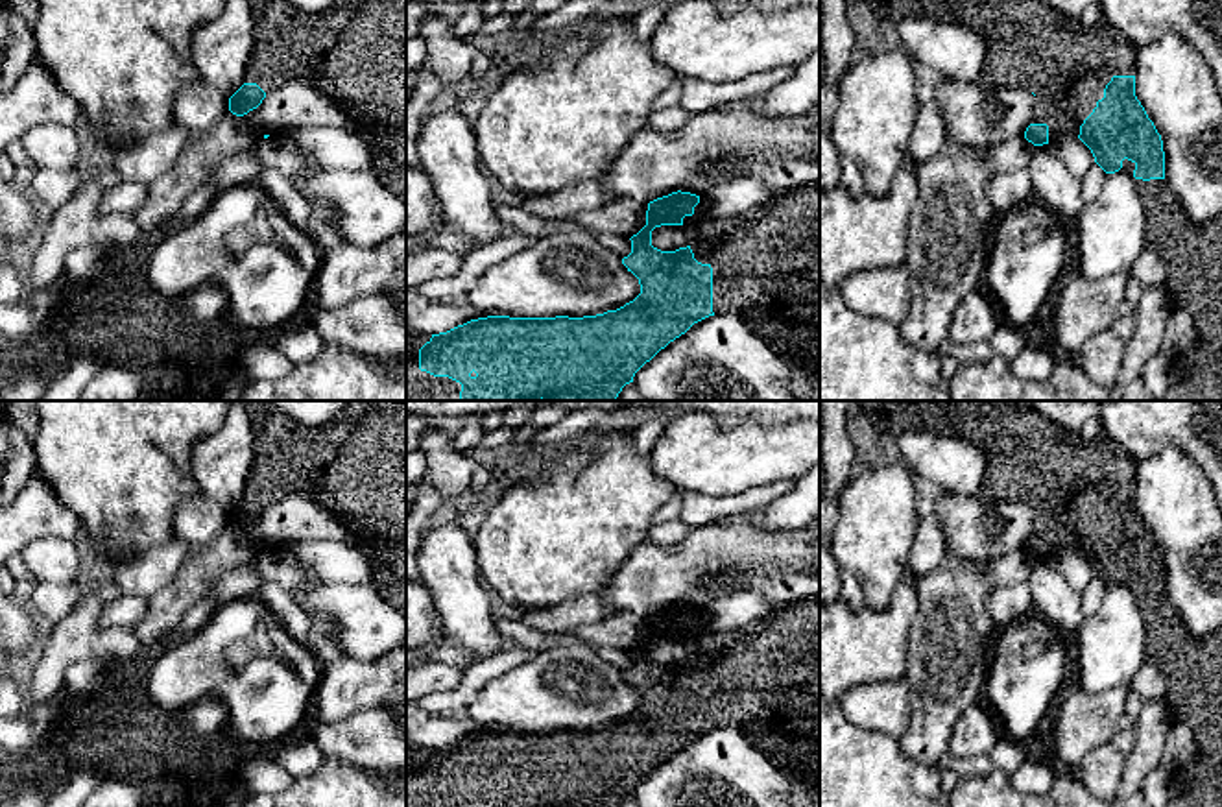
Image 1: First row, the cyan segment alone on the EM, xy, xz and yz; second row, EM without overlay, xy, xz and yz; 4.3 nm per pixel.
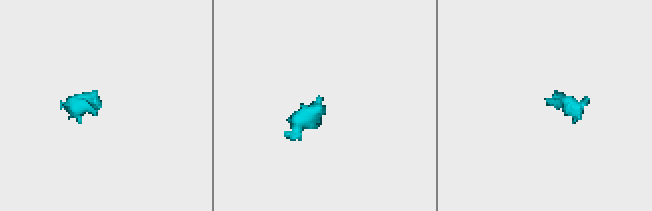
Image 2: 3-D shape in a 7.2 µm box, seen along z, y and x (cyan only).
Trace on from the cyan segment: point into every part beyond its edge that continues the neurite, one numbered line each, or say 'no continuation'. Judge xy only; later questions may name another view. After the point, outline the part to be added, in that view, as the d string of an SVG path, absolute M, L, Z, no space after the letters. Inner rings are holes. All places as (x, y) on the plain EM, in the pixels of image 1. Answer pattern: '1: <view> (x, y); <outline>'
1: xy (355, 466); M349 401L327 425L305 427L281 410L258 403L246 404L255 440L255 460L244 497L257 497L266 508L290 493L308 493L367 548L378 589L406 613L406 401Z

